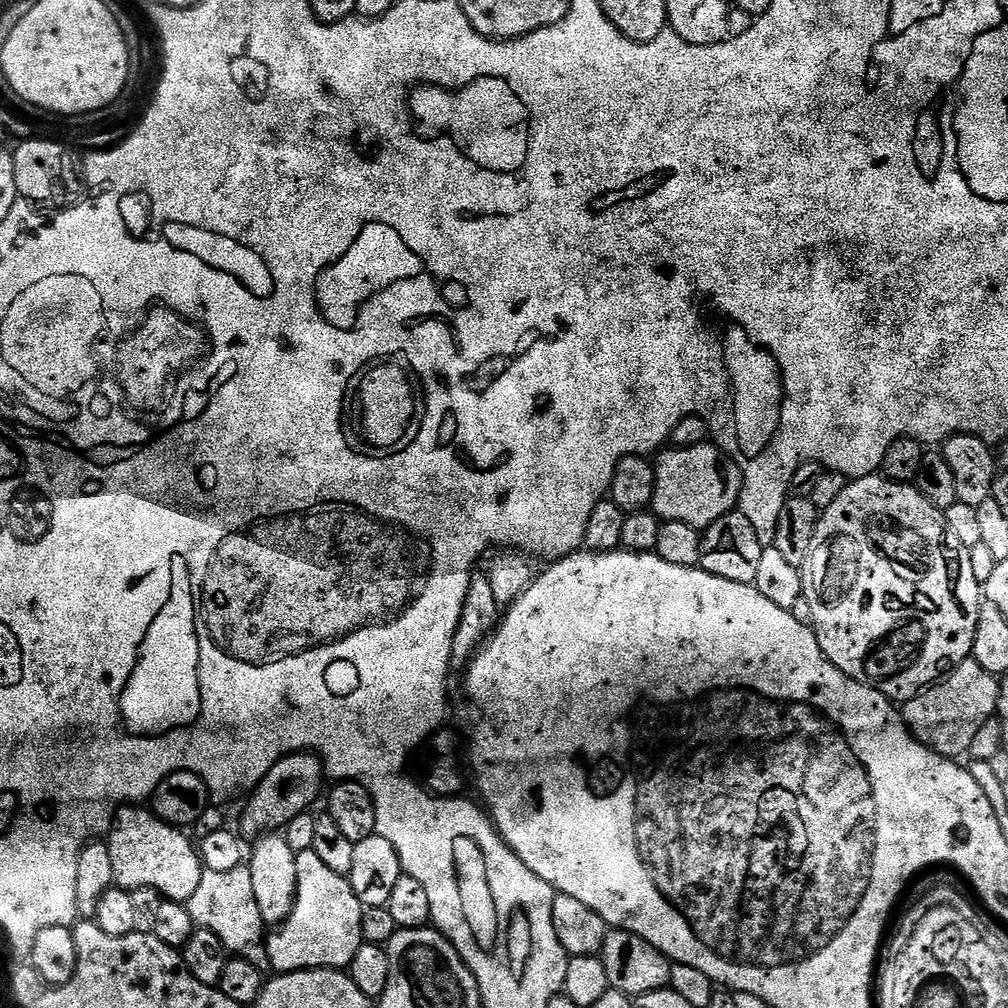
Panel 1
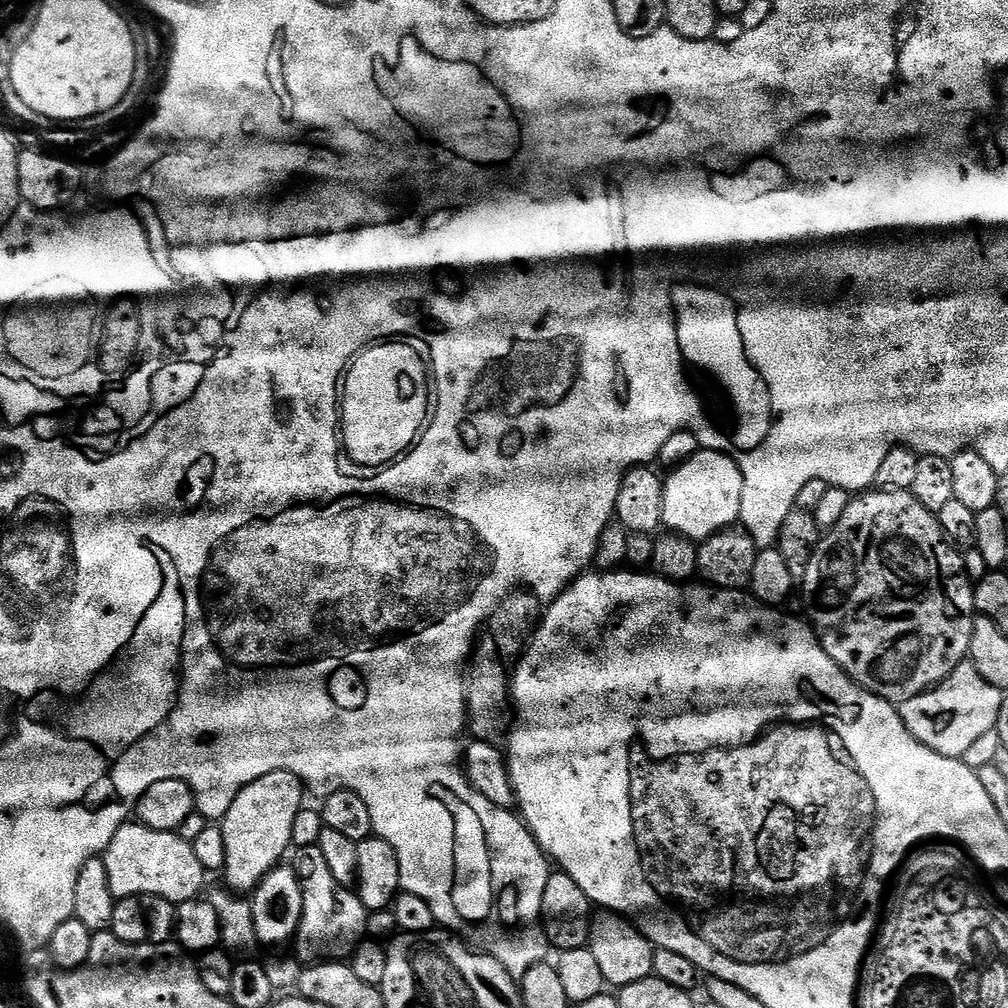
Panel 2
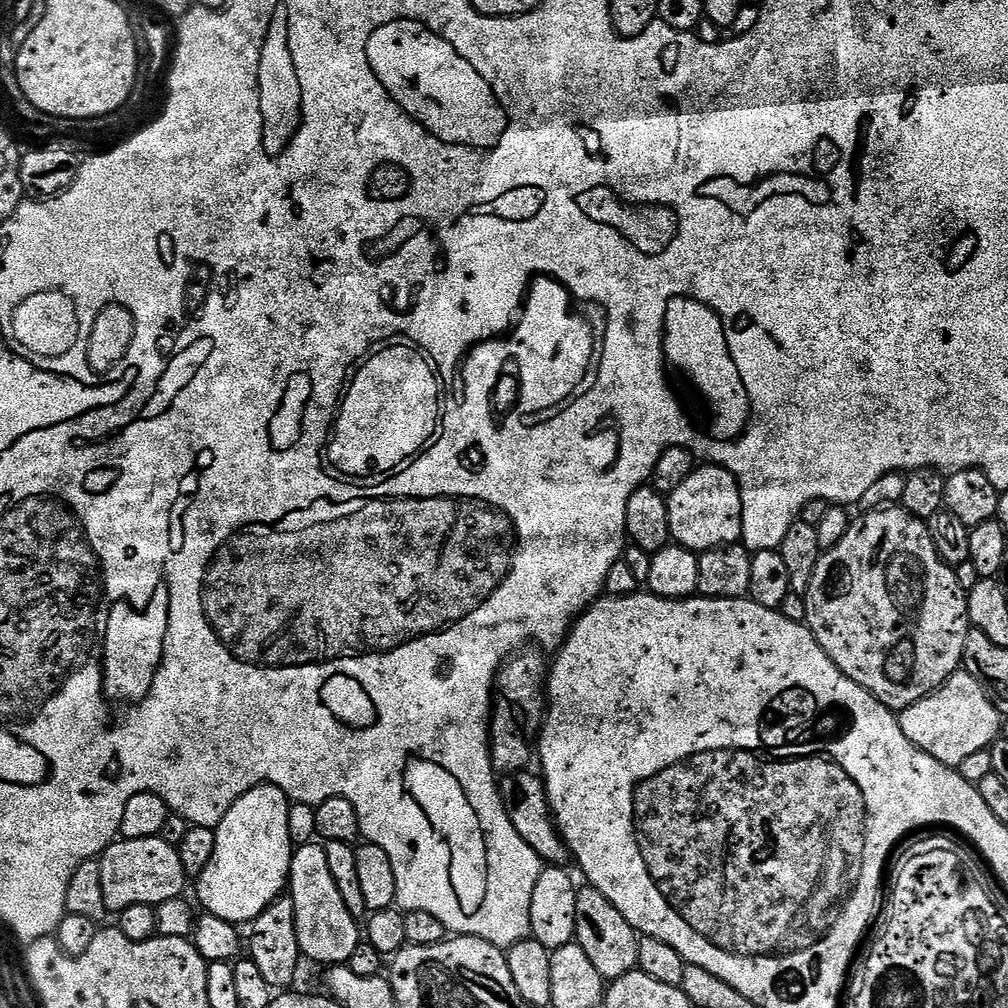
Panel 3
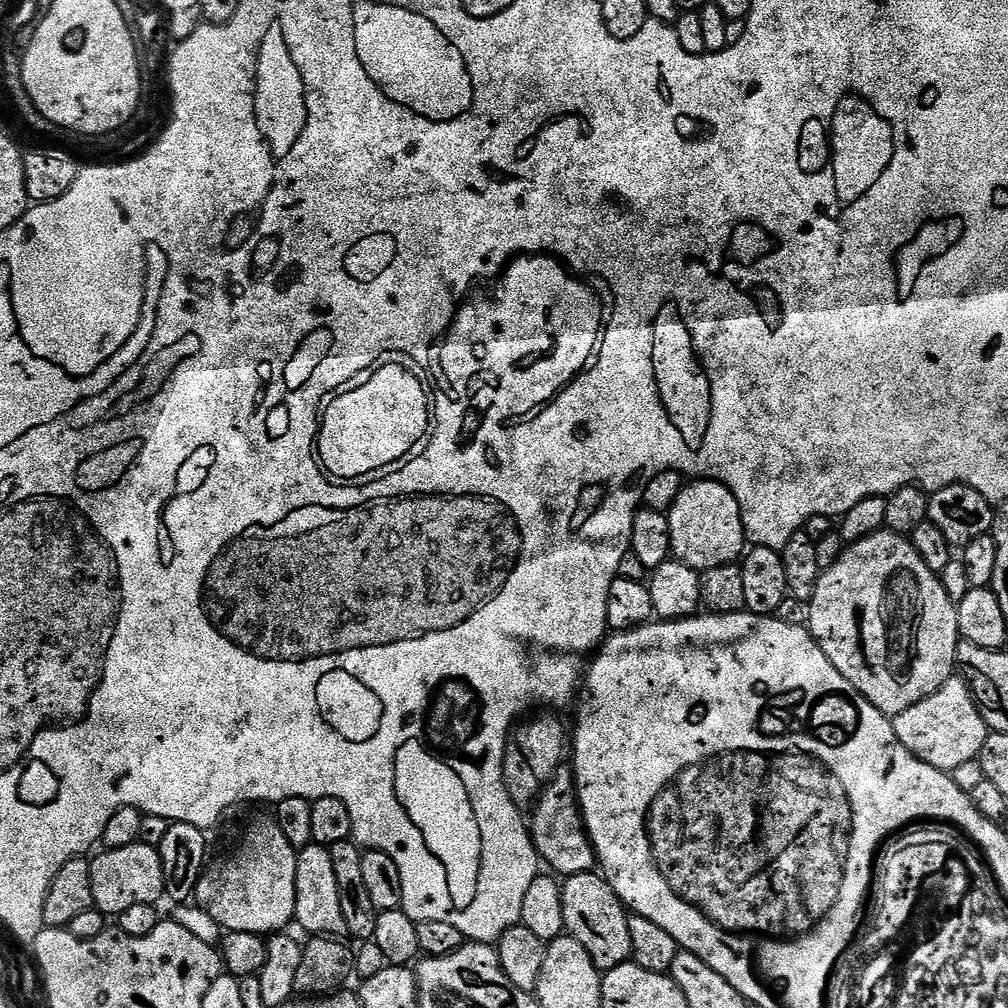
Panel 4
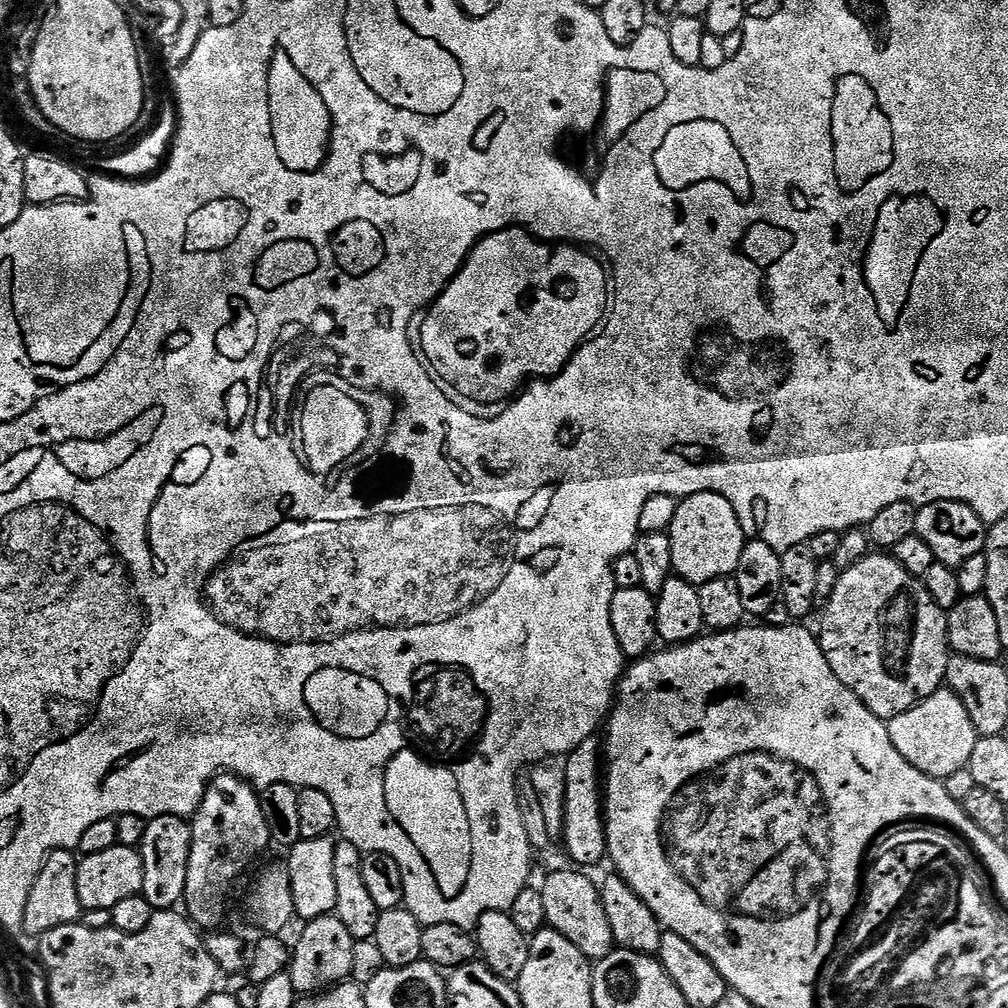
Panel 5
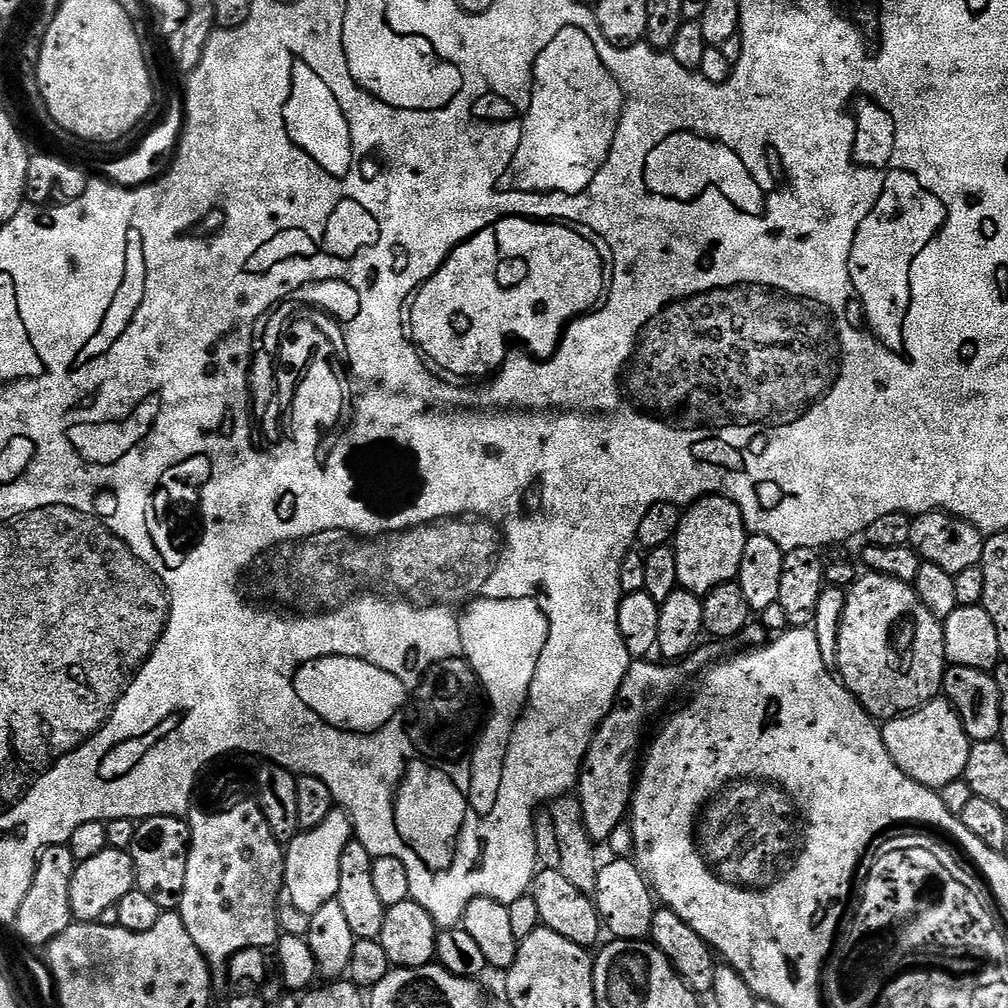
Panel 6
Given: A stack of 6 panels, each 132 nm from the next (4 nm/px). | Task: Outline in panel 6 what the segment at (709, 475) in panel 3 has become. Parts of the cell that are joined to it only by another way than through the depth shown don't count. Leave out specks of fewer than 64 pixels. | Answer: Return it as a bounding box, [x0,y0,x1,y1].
[674,496,749,597]

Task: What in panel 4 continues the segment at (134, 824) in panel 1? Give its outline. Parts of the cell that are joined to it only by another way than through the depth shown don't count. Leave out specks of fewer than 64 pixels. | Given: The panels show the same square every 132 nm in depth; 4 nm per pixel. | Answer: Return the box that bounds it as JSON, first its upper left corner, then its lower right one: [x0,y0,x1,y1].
[90,842,165,918]

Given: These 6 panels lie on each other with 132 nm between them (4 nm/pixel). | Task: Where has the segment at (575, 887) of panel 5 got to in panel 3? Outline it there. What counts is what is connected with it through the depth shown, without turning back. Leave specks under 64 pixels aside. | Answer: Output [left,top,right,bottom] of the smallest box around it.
[575,886,638,982]

